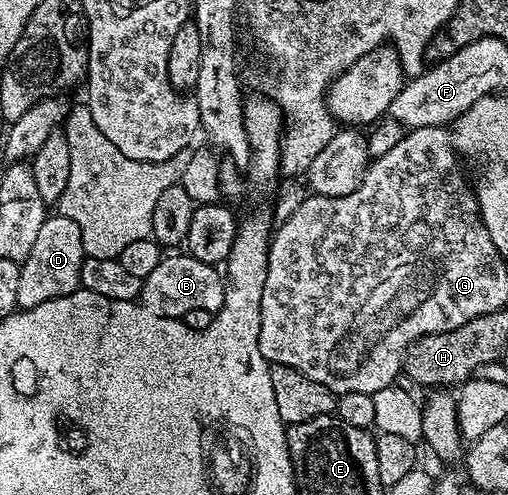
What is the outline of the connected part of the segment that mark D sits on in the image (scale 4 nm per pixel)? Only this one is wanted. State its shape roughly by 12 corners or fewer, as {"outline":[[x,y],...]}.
{"outline":[[52,213],[20,265],[19,309],[80,289],[81,228]]}

